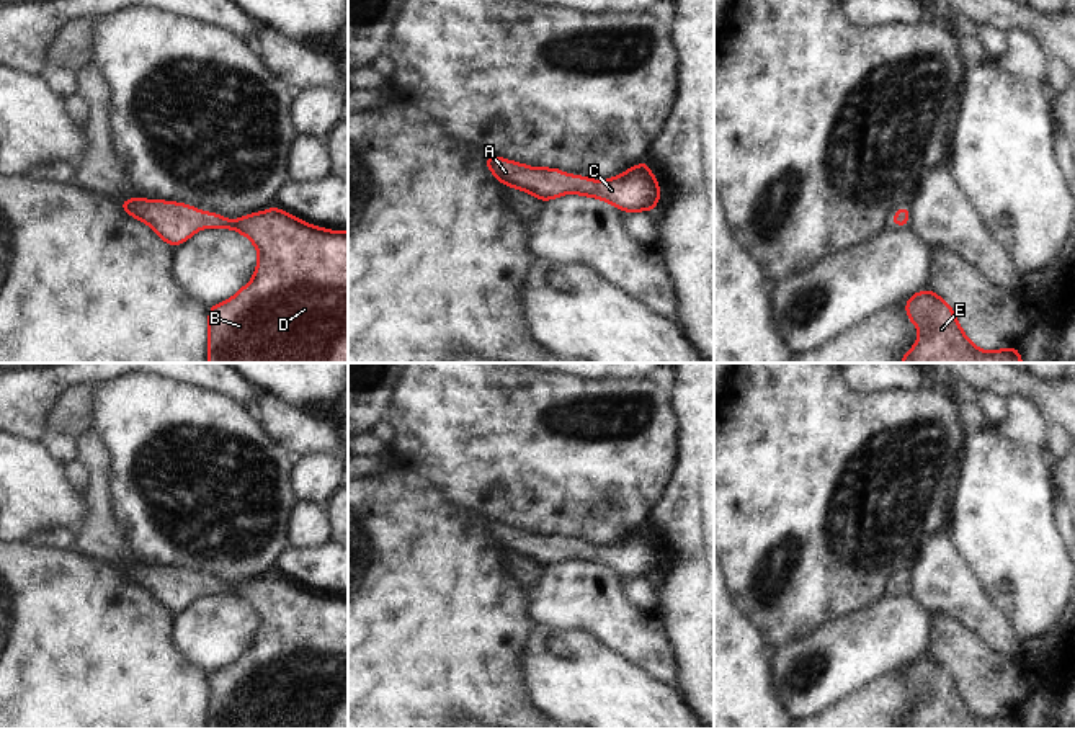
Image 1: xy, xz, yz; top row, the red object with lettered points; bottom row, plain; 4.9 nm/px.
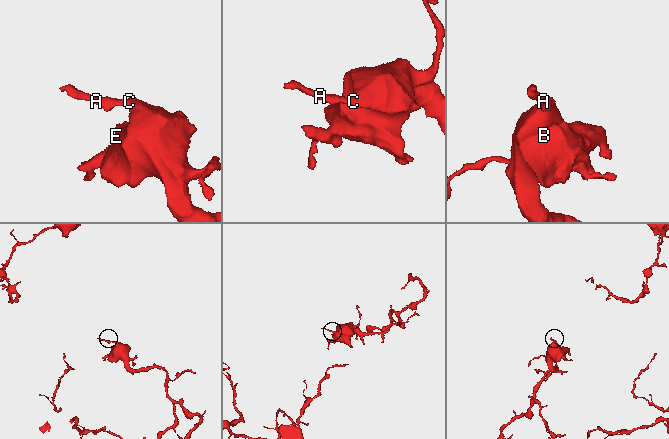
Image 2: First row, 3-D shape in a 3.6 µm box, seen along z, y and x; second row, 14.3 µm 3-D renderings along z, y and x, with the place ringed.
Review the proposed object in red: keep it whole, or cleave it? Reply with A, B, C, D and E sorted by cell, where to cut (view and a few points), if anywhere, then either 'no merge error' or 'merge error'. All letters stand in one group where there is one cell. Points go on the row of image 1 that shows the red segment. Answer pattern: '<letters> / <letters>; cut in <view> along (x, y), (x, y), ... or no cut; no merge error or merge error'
A B C D E; no cut; no merge error

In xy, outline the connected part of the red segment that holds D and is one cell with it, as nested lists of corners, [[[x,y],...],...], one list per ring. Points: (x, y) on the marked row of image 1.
[[[126,199],[118,203],[127,214],[149,224],[172,247],[181,245],[203,226],[234,229],[247,235],[260,252],[253,280],[234,297],[207,307],[207,363],[348,363],[348,232],[314,227],[273,206],[242,219],[225,219],[216,212],[201,212],[194,206],[155,199]]]

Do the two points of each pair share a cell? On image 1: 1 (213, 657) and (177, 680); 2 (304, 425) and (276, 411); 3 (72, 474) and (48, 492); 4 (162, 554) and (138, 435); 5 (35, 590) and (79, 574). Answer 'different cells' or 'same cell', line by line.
1: different cells
2: same cell
3: different cells
4: same cell
5: same cell

